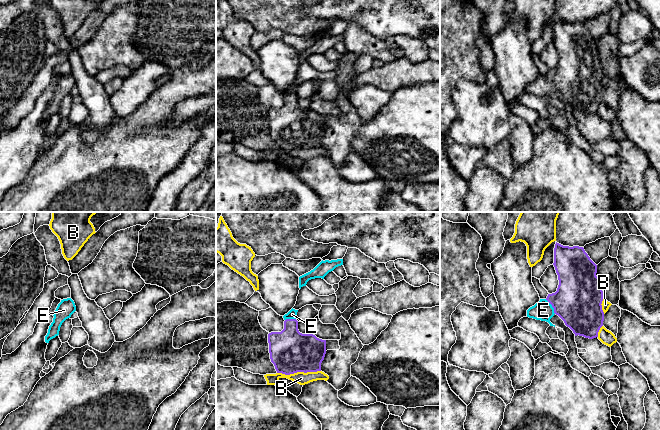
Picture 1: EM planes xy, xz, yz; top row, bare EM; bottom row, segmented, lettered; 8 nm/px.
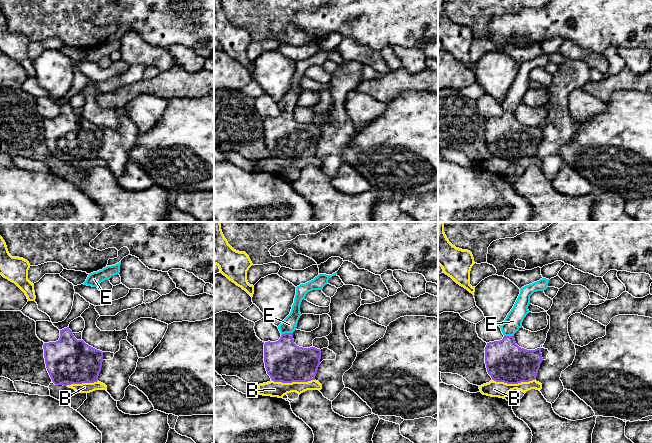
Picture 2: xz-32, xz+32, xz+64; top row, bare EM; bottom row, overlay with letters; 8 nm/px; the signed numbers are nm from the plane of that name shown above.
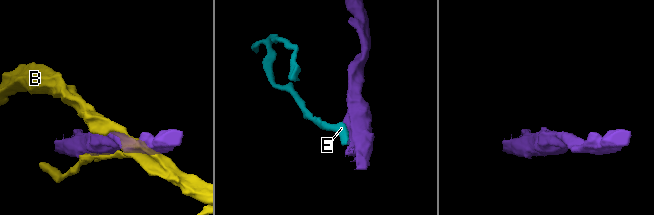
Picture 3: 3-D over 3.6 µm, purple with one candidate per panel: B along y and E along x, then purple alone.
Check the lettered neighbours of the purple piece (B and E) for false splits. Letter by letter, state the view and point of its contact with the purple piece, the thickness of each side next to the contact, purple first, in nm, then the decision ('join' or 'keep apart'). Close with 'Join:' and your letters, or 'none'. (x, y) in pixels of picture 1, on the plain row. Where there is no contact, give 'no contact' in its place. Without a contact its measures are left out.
B: xz (298, 147) | 340/100 nm | keep apart
E: yz (552, 82) | 380/160 nm | join
Join: E

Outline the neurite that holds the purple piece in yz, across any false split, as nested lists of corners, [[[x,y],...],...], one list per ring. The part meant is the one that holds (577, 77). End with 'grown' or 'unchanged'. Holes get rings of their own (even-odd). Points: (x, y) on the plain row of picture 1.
[[[556,18],[554,24],[554,39],[558,51],[559,61],[557,67],[548,70],[546,75],[527,86],[527,93],[546,97],[554,102],[550,95],[556,90],[569,103],[575,112],[593,115],[598,113],[598,108],[603,102],[604,88],[602,86],[603,67],[599,54],[596,52],[597,41],[590,35],[583,23],[563,22]]] | grown

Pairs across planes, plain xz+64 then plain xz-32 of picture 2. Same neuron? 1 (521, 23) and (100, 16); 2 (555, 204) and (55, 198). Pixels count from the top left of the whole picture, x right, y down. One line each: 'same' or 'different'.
1: same
2: different

